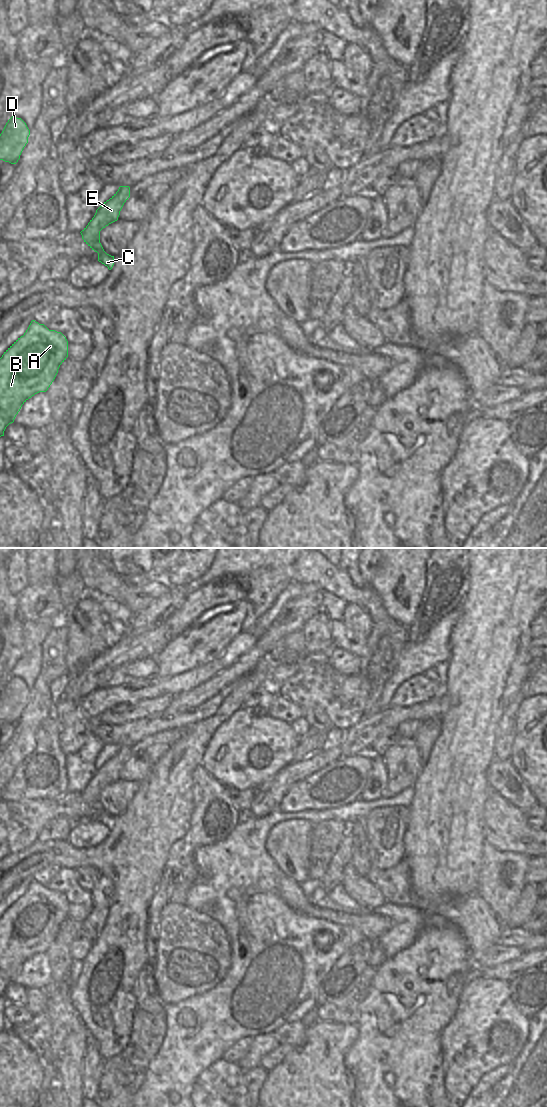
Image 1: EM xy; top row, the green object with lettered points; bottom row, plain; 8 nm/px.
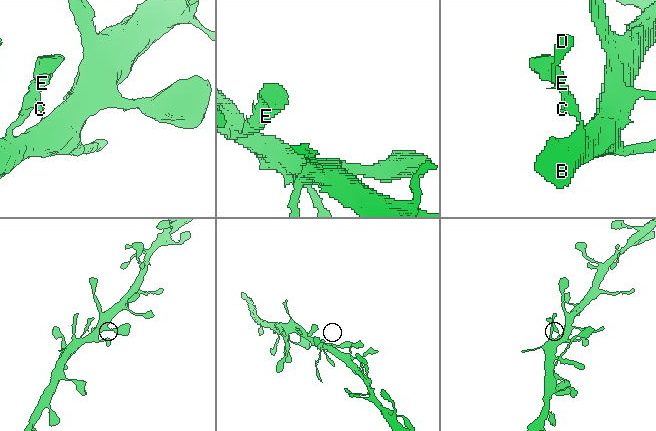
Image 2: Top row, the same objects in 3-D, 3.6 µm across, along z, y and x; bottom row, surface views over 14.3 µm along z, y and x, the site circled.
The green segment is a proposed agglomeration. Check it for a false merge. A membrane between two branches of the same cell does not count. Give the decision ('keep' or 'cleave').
keep

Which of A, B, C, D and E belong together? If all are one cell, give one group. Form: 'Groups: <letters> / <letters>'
Groups: A B C D E.

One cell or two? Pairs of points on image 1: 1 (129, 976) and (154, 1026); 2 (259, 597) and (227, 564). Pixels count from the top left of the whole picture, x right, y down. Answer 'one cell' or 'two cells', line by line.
1: two cells
2: one cell

